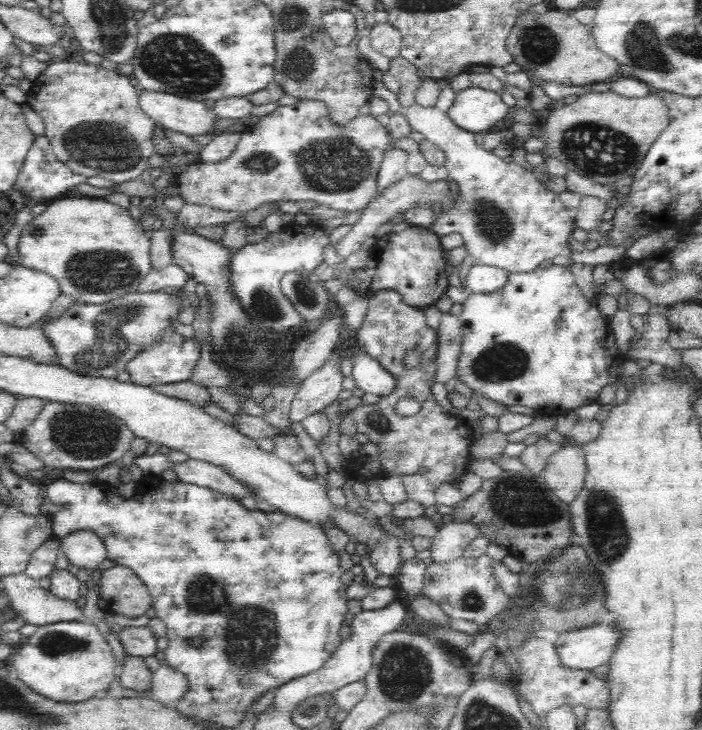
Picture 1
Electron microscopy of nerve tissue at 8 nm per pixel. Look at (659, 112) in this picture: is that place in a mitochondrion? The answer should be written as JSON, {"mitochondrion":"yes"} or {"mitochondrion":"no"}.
{"mitochondrion":"no"}

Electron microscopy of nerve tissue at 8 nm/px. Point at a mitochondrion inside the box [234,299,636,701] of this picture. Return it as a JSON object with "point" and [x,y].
{"point":[606,535]}

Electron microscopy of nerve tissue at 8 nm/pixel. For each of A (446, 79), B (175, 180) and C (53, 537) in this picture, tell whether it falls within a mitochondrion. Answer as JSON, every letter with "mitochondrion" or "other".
{"A":"other","B":"other","C":"other"}

